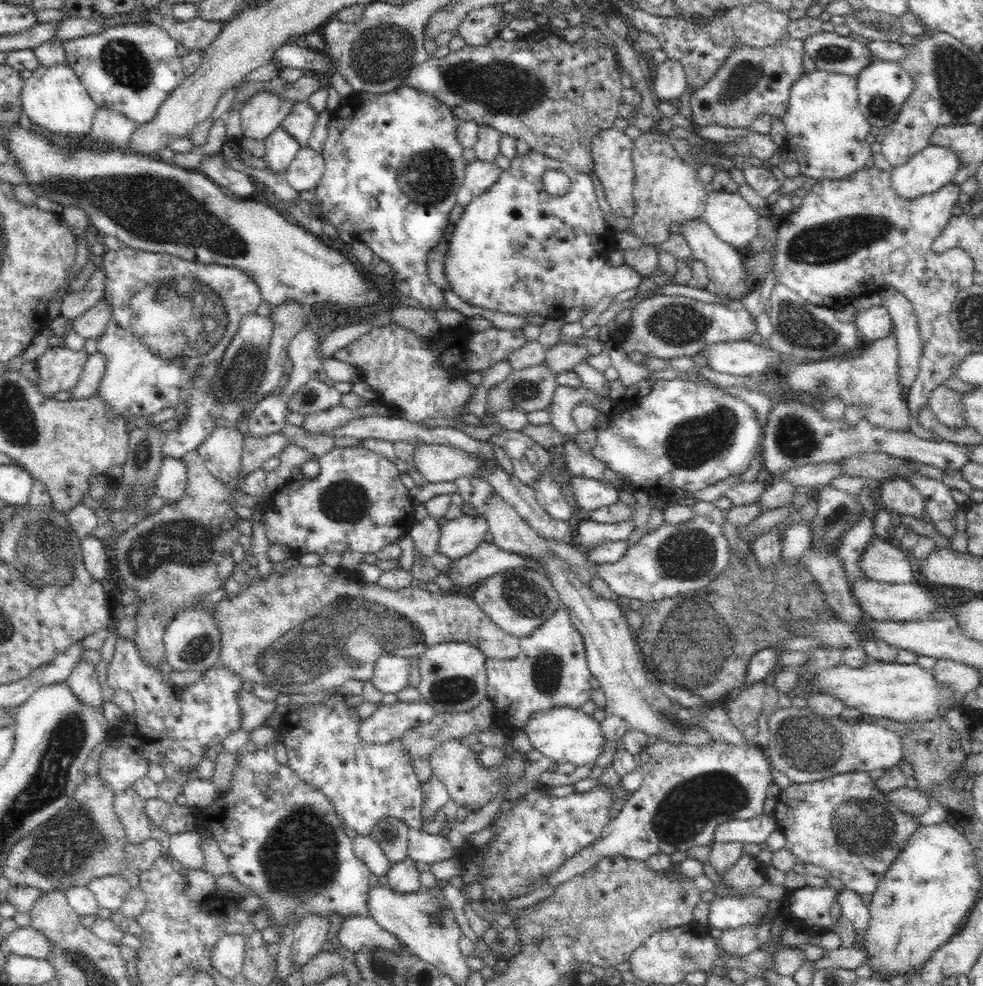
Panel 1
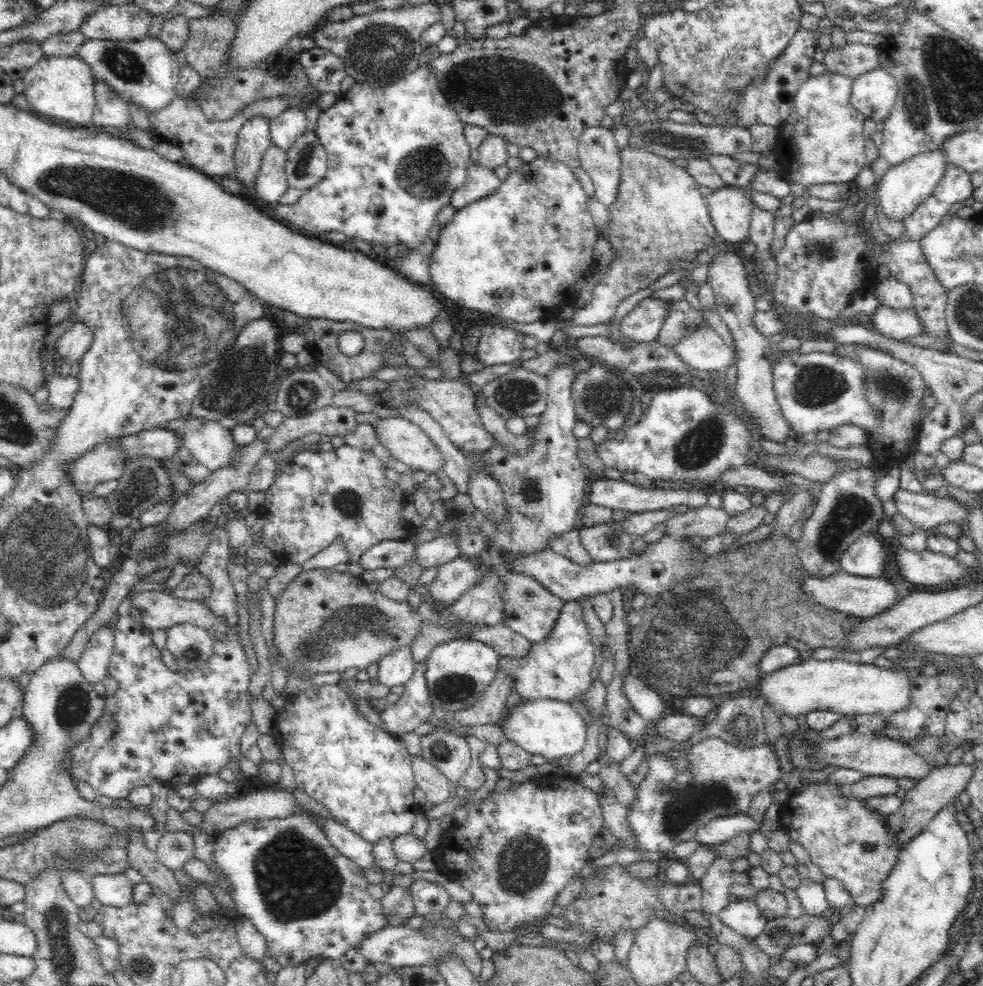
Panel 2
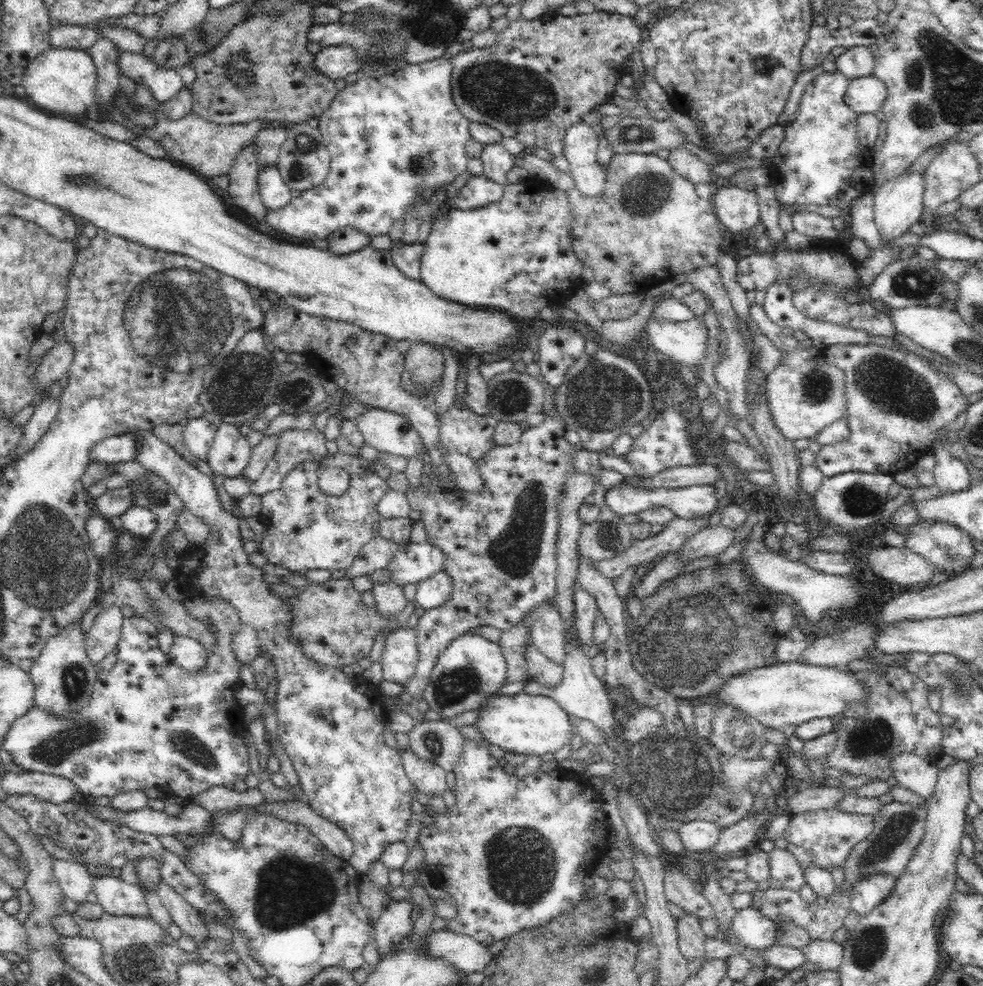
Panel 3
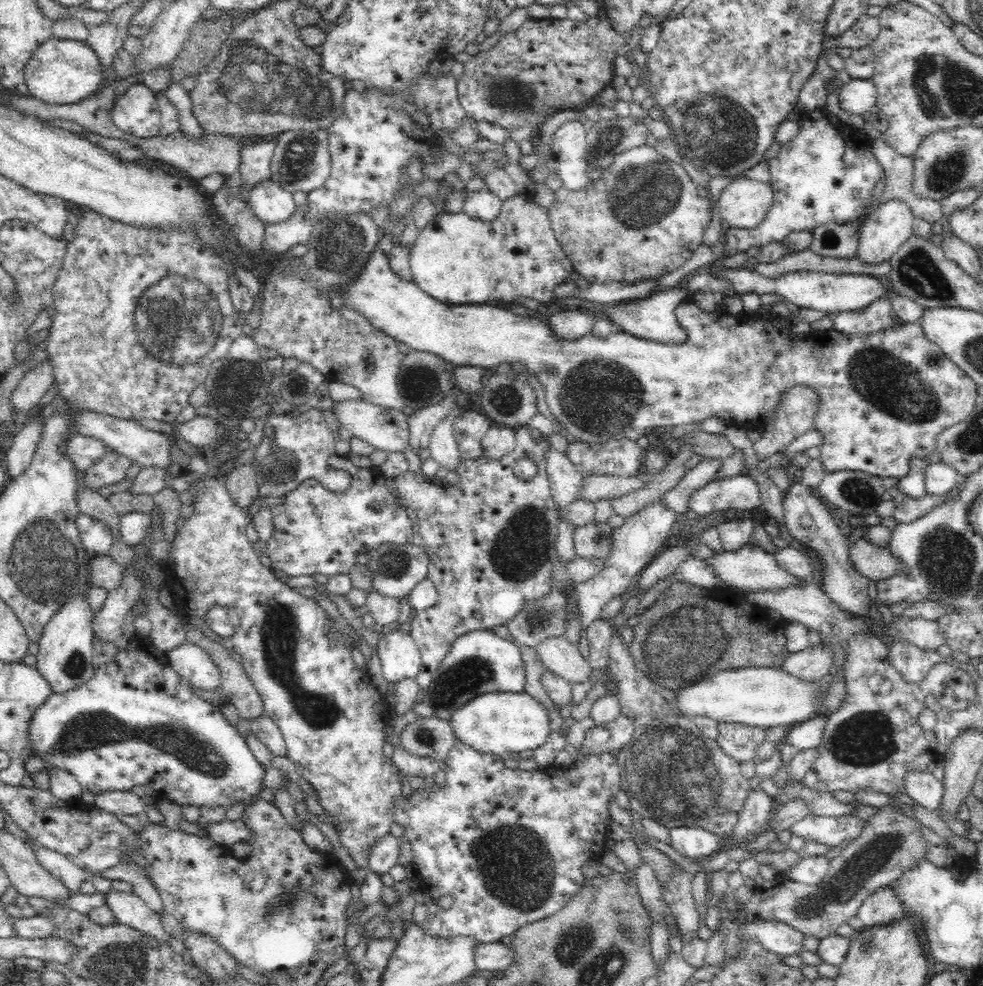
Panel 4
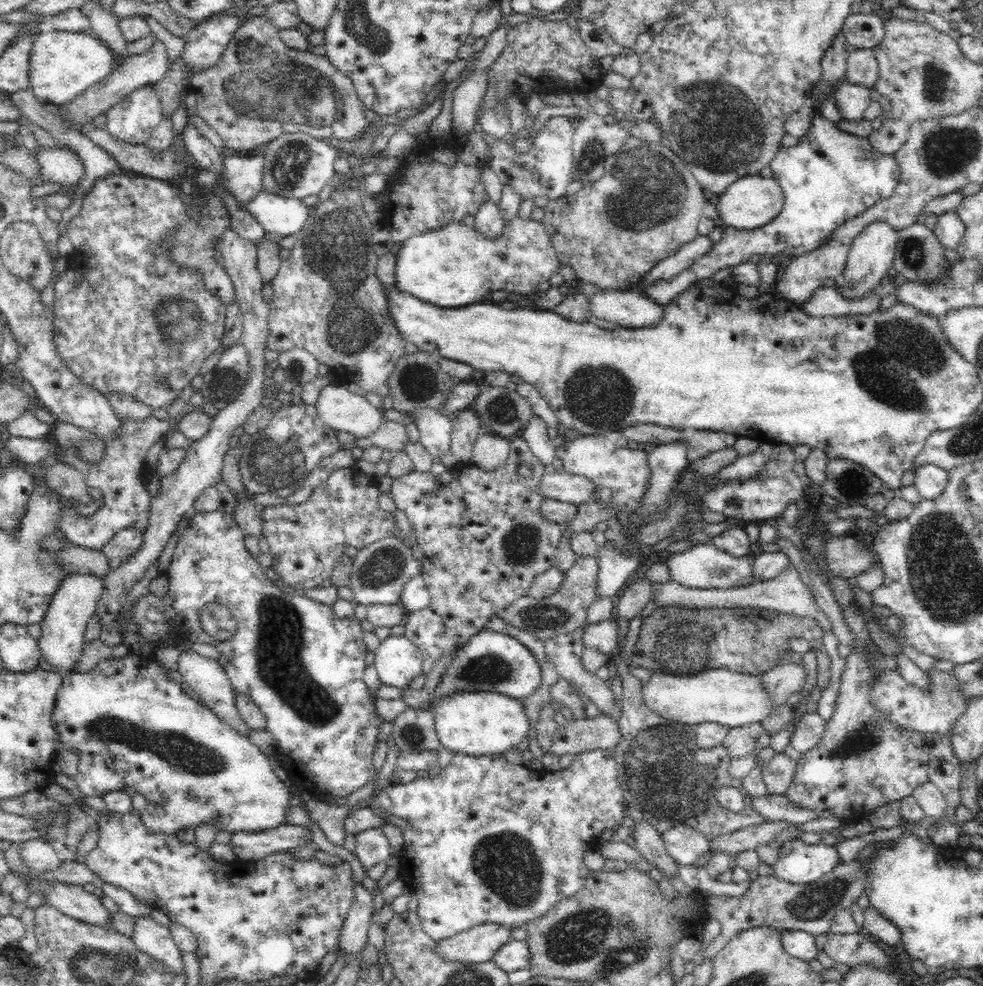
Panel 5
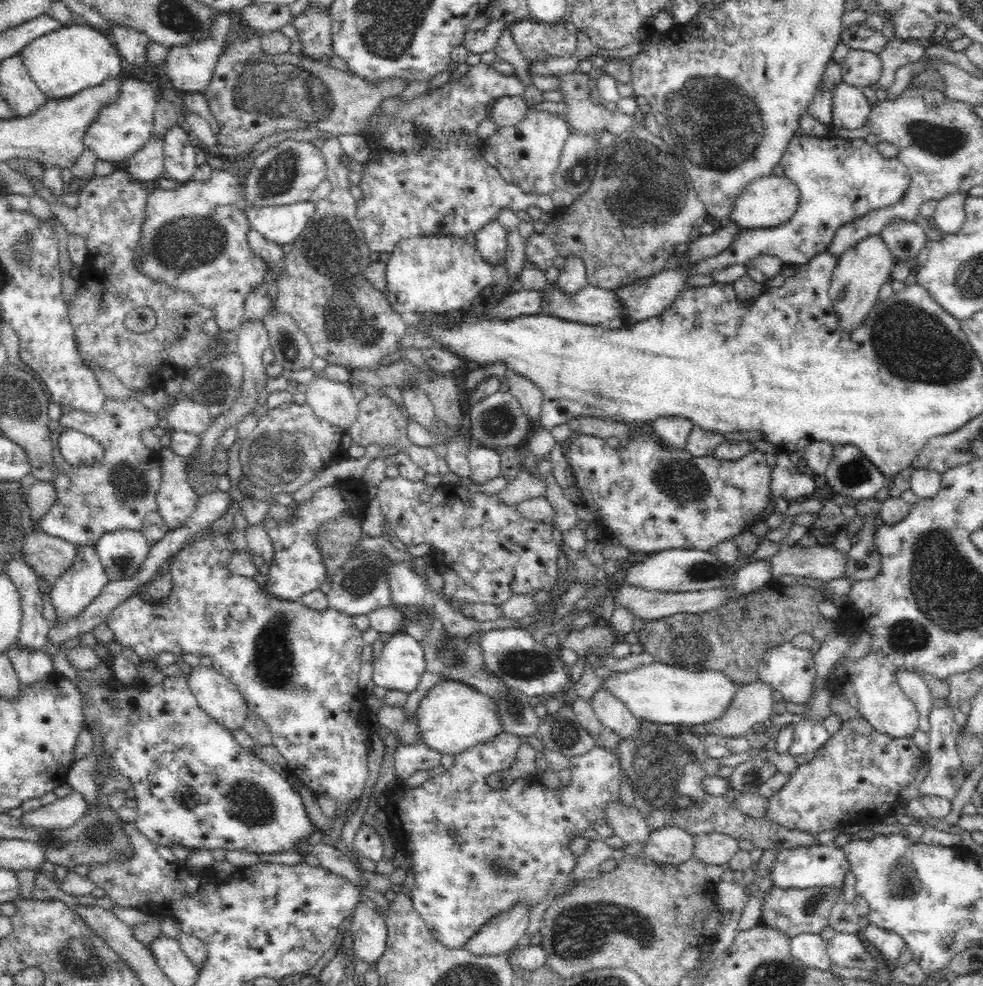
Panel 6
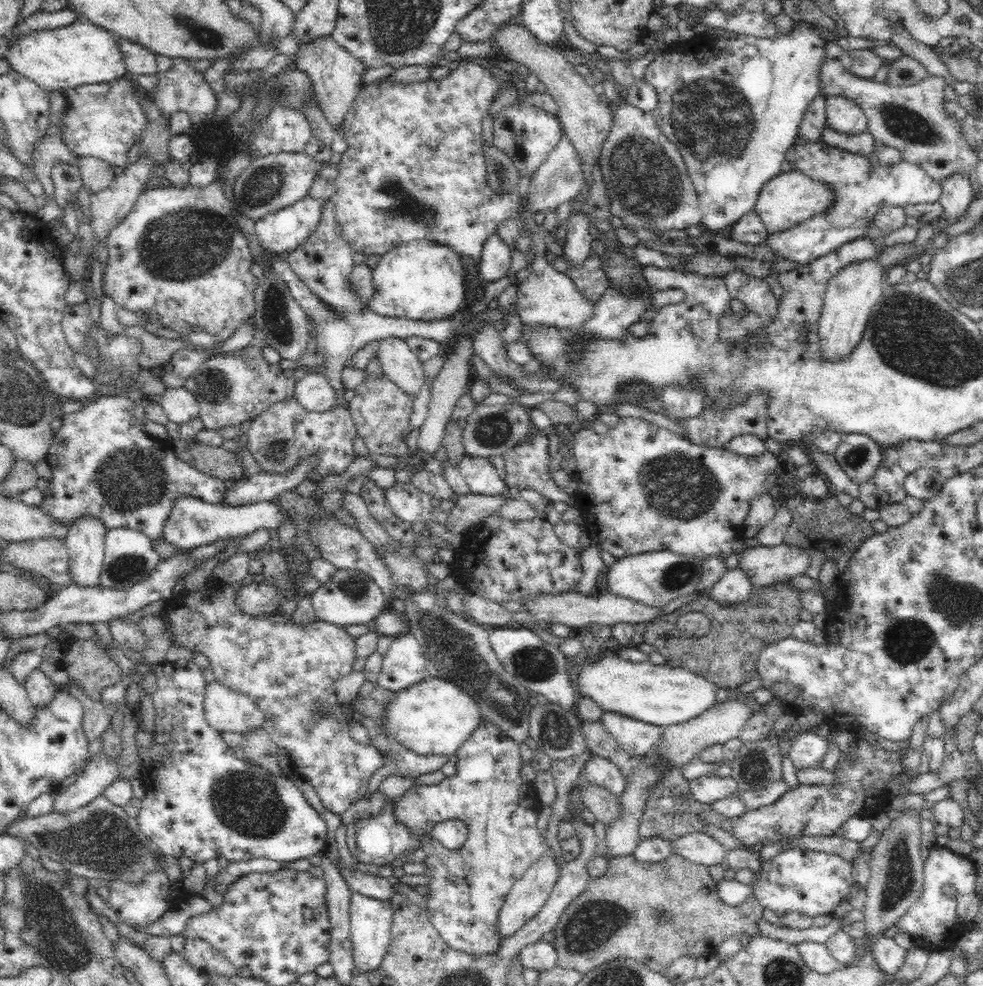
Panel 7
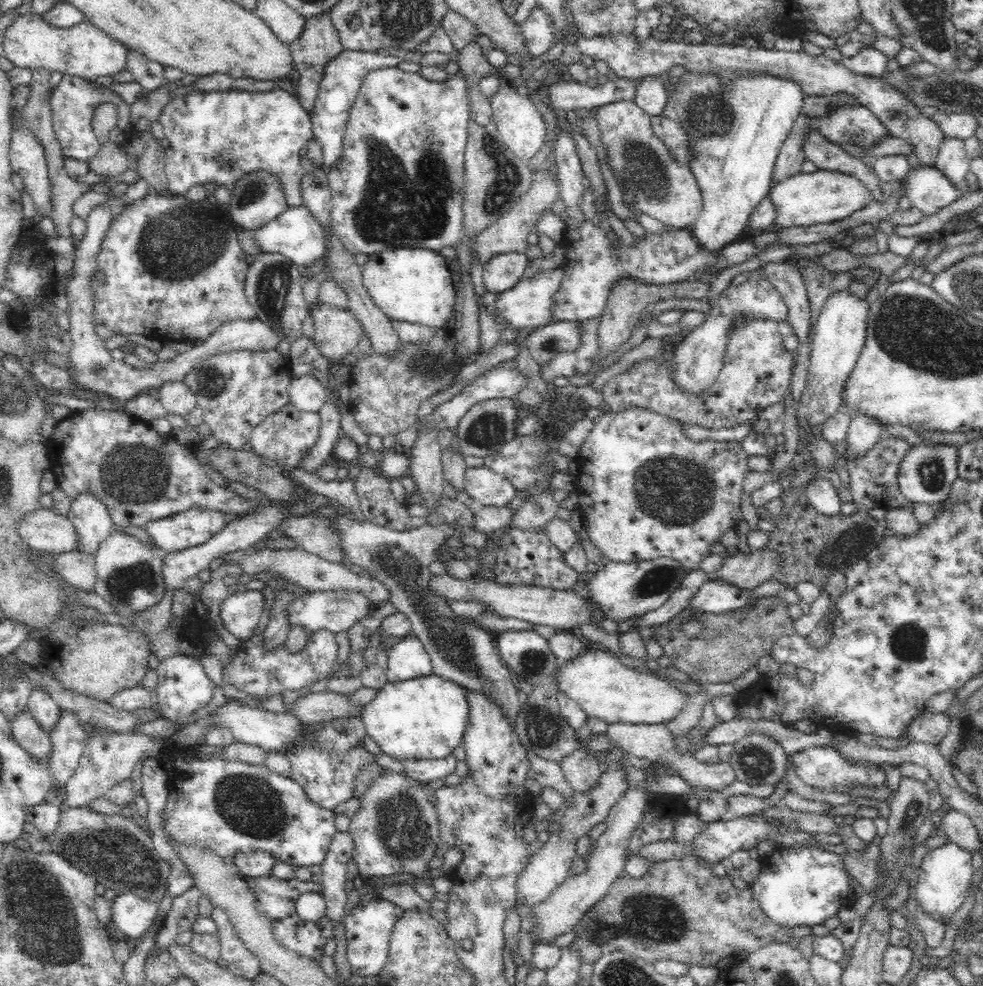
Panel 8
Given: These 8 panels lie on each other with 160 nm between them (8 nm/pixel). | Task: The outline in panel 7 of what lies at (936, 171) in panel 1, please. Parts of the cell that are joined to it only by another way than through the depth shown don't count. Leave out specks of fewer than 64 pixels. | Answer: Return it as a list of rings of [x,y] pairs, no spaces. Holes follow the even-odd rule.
[[[865,254],[860,262],[850,262],[830,277],[823,296],[817,336],[821,355],[827,360],[836,358],[842,360],[862,340],[873,307],[881,301],[884,294],[886,274],[887,269],[874,258],[873,254]]]

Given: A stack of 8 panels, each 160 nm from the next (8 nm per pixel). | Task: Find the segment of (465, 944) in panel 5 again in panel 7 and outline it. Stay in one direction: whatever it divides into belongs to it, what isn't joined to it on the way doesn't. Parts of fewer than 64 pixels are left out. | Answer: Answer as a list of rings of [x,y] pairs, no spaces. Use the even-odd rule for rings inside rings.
[[[548,851],[512,885],[498,914],[498,928],[496,928],[496,931],[498,931],[500,939],[504,940],[510,935],[517,933],[524,924],[528,924],[540,912],[544,903],[550,898],[552,888],[556,884],[558,876],[560,876],[560,869],[561,867],[558,867],[556,860],[554,860],[554,853]]]

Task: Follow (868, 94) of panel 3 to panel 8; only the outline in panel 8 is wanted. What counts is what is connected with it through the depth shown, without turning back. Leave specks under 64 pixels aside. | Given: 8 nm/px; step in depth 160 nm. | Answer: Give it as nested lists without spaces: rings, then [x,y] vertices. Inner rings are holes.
[[[842,104],[820,118],[818,130],[850,155],[864,160],[865,149],[870,149],[878,138],[886,134],[886,127],[868,107]]]

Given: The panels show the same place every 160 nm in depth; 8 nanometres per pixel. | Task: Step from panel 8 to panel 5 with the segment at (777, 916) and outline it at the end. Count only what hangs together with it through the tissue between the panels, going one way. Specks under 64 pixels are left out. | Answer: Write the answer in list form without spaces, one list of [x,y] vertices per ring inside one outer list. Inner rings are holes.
[[[794,838],[779,849],[779,858],[773,866],[774,875],[794,884],[812,884],[841,860],[834,846],[823,845],[821,842],[808,845]]]

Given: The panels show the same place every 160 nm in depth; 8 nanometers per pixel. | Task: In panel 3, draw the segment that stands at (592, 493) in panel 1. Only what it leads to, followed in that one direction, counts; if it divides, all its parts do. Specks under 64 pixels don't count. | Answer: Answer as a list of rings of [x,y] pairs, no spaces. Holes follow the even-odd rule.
[[[621,482],[613,488],[604,492],[604,503],[608,505],[611,511],[620,516],[626,514],[638,514],[639,512],[654,507],[664,507],[672,510],[676,517],[680,518],[698,518],[698,516],[709,515],[714,506],[716,506],[716,492],[714,485],[694,485],[684,488],[644,488],[643,486],[632,486],[628,482]]]

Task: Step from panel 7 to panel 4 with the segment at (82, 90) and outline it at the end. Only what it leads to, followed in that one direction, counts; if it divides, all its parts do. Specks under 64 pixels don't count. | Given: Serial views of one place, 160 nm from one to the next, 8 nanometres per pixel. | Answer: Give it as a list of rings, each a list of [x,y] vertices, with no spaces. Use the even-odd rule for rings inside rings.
[[[143,82],[133,84],[117,98],[111,112],[113,122],[130,136],[150,138],[158,135],[161,114],[157,97],[158,93]]]

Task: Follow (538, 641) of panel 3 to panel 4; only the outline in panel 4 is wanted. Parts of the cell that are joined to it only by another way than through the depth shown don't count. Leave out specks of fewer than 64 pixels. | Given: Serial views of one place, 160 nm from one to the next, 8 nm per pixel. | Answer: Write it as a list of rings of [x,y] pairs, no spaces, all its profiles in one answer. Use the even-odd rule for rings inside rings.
[[[563,636],[546,638],[536,648],[543,666],[568,683],[582,683],[590,678],[592,668],[582,658],[579,648],[568,643]]]

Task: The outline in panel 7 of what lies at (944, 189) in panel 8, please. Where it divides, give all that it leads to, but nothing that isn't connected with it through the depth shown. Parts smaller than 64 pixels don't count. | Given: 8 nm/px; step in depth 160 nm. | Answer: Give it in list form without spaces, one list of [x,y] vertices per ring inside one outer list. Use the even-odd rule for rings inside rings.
[[[798,136],[785,155],[785,160],[796,169],[792,172],[822,182],[835,193],[834,205],[829,205],[823,214],[812,216],[790,229],[770,233],[761,243],[776,256],[800,265],[808,264],[851,240],[864,237],[869,231],[869,224],[875,222],[883,206],[904,209],[910,204],[937,202],[942,195],[941,184],[935,182],[920,166],[903,159],[896,165],[882,165],[880,162],[872,165],[868,155],[826,145],[822,140],[804,140]]]

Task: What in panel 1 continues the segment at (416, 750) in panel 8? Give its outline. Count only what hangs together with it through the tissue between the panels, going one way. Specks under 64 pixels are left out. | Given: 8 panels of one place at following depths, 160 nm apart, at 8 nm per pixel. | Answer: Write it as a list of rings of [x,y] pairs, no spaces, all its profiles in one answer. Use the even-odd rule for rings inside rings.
[[[550,708],[544,714],[536,714],[523,731],[530,738],[533,748],[555,762],[572,762],[575,767],[596,765],[605,747],[602,725],[582,710]]]

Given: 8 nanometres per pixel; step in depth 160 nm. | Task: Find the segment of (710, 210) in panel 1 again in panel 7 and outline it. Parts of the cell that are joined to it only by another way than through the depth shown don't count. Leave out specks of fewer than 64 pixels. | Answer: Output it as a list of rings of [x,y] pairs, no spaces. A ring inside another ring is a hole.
[[[788,171],[771,178],[765,186],[762,186],[753,211],[758,214],[770,234],[790,229],[812,216],[823,214],[829,205],[830,207],[834,205],[834,202],[835,193],[829,186],[822,182],[815,182],[798,172]]]

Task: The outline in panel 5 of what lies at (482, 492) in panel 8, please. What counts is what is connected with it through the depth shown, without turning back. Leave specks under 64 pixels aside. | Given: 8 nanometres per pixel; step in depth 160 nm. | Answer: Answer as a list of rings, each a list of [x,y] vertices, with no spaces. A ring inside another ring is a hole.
[[[482,433],[474,443],[471,462],[482,470],[496,470],[504,466],[510,449],[510,440],[494,433]]]

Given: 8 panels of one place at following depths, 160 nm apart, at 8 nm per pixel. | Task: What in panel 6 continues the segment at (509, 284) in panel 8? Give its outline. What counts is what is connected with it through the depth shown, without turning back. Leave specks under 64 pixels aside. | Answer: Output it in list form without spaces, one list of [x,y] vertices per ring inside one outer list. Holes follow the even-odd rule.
[[[498,218],[488,222],[475,233],[475,247],[490,264],[504,262],[507,252],[507,230]]]

